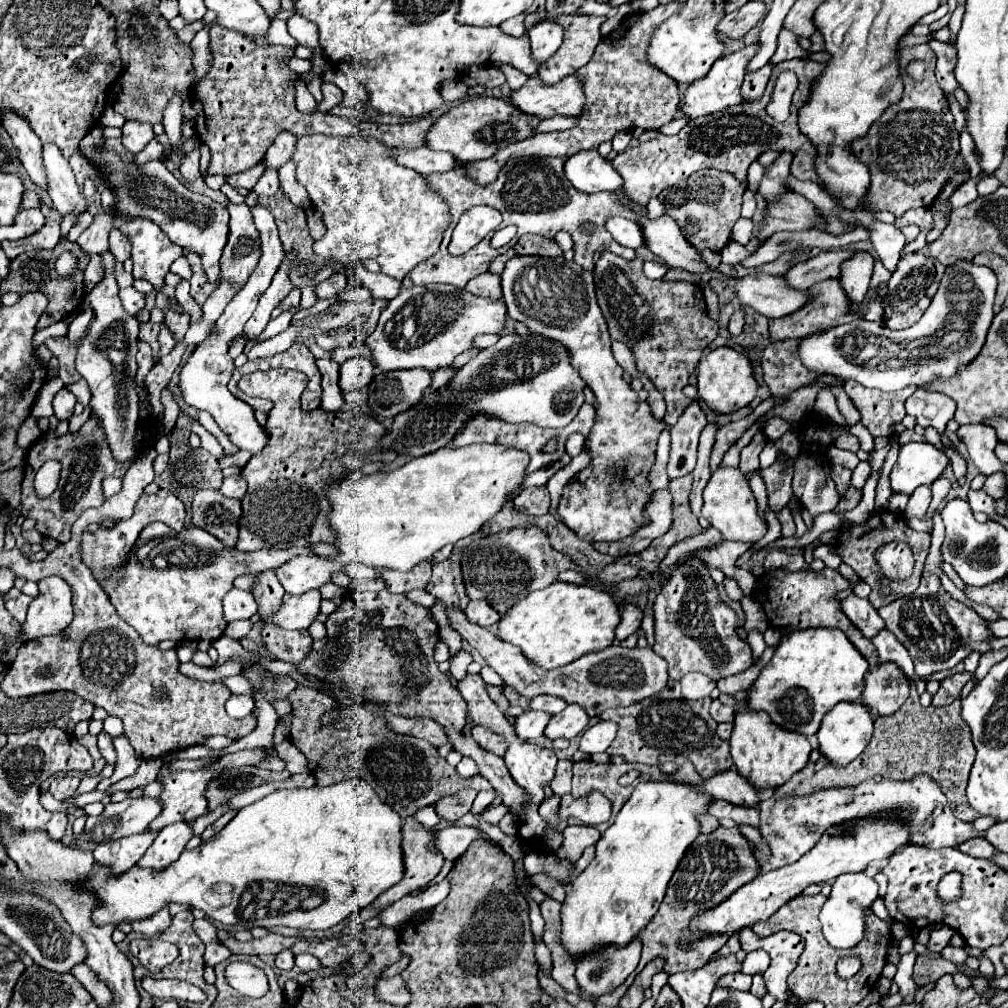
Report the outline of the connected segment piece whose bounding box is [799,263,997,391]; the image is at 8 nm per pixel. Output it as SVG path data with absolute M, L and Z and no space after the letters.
M955 263L945 269L939 291L929 309L909 329L893 331L883 321L851 321L827 329L821 335L801 339L799 357L811 371L853 379L865 387L897 391L907 385L923 385L929 379L949 379L963 363L971 363L983 347L987 327L991 325L997 277L989 267L973 263Z

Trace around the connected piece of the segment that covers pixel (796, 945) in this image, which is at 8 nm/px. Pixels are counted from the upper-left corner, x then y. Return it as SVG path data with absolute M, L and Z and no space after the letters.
M751 929L739 931L739 941L743 951L763 949L771 957L771 965L767 969L765 983L769 995L777 997L779 1001L787 1001L787 977L795 969L799 955L803 953L803 939L791 931L779 931L771 937L757 937Z

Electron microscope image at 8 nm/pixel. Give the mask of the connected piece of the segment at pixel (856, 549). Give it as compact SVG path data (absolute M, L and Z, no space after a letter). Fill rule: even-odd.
M875 511L871 515L869 521L861 523L861 525L845 525L841 529L841 545L837 545L837 553L841 555L843 563L847 563L849 567L855 569L855 573L867 581L867 585L871 587L871 595L869 595L869 601L875 609L887 605L897 599L911 596L911 593L915 593L915 589L919 587L919 579L921 579L921 573L923 573L923 565L925 565L925 557L929 553L929 533L915 533L907 521L903 521L901 515L895 515L891 511ZM891 541L903 541L911 547L913 551L913 557L915 557L915 569L913 569L913 575L903 579L903 581L889 581L889 587L891 587L891 595L889 597L881 597L879 595L879 581L877 581L877 561L875 561L875 551L879 547L883 547L885 543L891 543Z

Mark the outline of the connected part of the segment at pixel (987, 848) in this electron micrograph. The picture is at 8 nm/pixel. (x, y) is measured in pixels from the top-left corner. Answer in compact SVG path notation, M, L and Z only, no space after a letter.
M975 837L975 839L969 839L967 843L961 843L961 845L959 845L959 851L967 853L967 855L971 855L971 857L987 857L987 859L989 859L989 857L993 855L995 847L993 847L987 839Z

